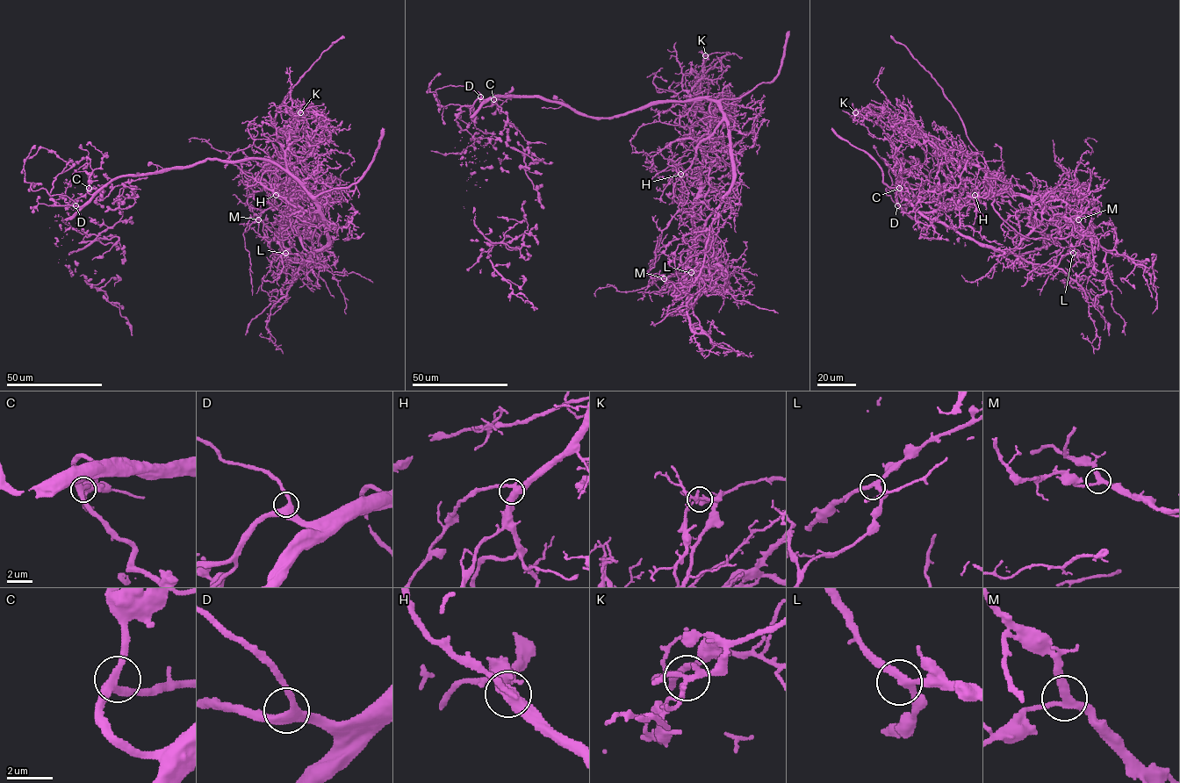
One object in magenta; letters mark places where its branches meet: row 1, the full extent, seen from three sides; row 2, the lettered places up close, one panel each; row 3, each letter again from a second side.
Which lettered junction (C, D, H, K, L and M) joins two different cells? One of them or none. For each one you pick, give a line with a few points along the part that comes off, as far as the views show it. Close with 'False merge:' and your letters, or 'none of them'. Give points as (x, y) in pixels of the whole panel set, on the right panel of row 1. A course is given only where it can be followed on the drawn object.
K: course (856, 112), (989, 170), (1107, 250), (1150, 267), (1157, 301), (1152, 313)
False merge: K

